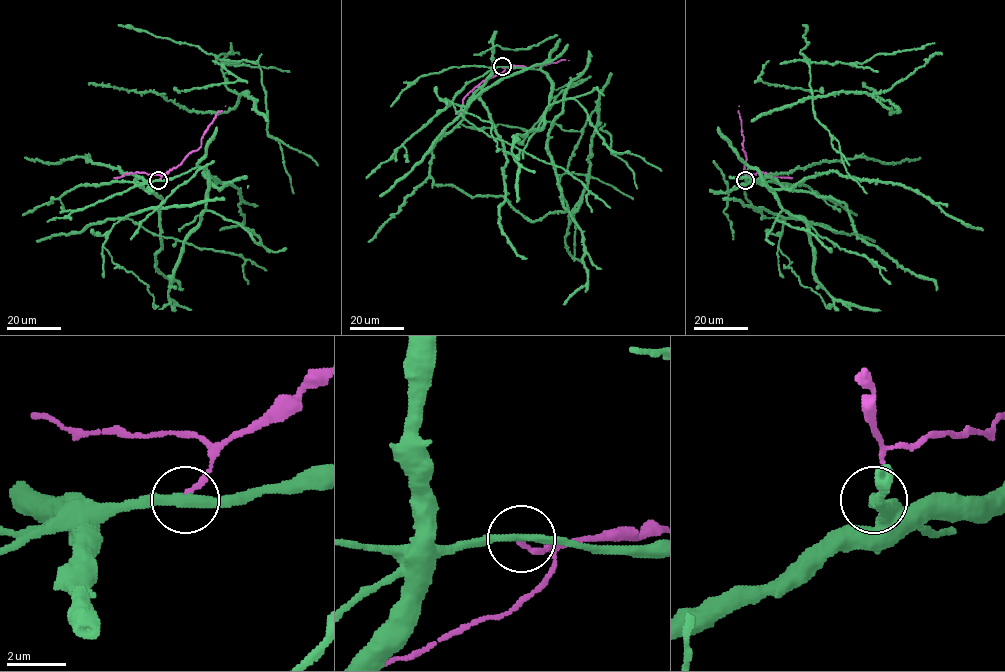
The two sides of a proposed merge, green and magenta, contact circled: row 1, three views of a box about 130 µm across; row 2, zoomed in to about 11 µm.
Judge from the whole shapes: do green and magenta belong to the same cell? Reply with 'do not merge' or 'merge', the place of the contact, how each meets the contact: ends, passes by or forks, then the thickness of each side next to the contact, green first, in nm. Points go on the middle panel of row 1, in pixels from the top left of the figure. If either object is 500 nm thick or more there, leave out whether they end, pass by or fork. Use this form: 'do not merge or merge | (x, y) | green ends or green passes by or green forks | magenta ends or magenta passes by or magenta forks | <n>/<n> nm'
do not merge | (502, 66) | green passes by | magenta ends | 280/170 nm

